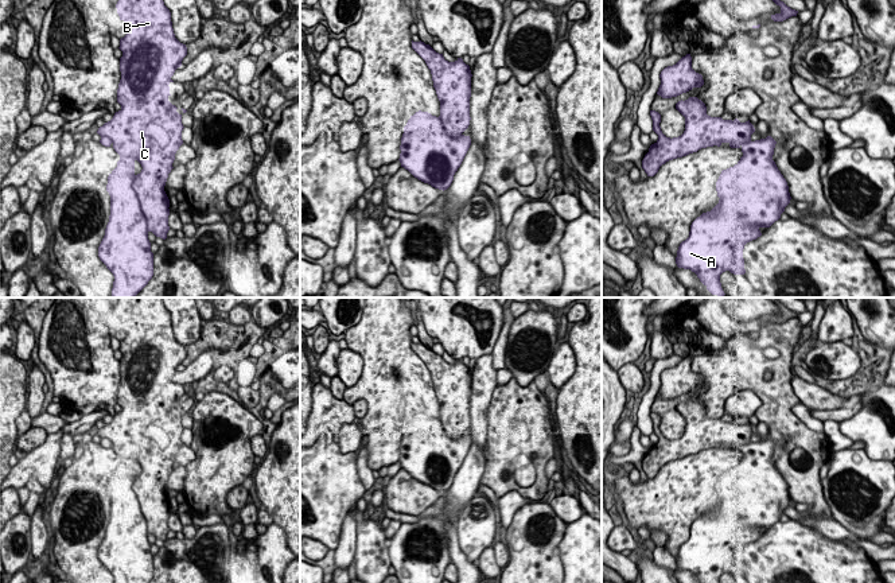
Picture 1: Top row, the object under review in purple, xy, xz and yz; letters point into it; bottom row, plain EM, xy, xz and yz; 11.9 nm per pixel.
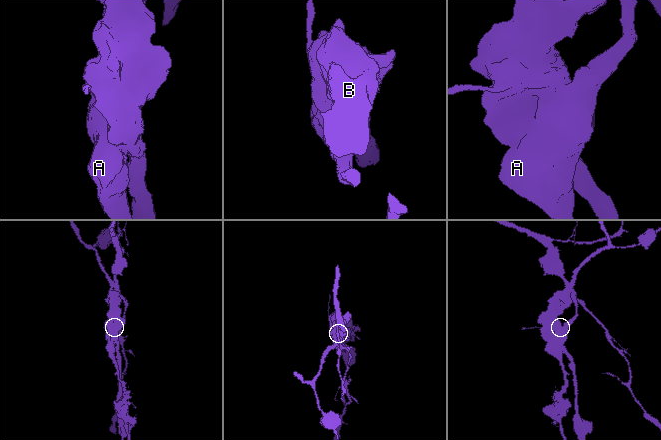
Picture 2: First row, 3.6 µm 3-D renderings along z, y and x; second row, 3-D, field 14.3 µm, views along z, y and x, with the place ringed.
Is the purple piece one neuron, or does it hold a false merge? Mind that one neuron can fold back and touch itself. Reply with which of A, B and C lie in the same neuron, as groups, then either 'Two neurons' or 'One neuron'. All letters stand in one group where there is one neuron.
Groups: A / B C. Two neurons

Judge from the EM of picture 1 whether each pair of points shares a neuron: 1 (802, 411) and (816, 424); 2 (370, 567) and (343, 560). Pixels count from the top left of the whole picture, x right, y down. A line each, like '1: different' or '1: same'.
1: same
2: different

